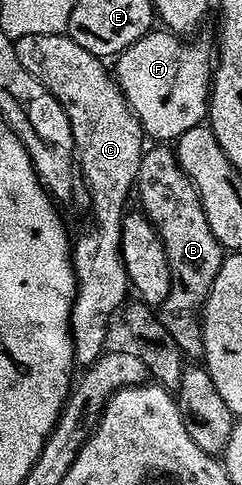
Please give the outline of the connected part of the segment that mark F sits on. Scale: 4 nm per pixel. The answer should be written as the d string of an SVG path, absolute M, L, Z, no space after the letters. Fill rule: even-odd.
M151 30L141 36L135 44L119 52L113 61L113 78L136 114L143 133L149 139L151 136L151 141L177 141L178 136L184 134L184 130L192 130L192 126L203 123L207 119L212 75L212 48L211 45L209 48L202 40L196 41L195 44L189 44L190 42L189 39L175 36L173 32Z

